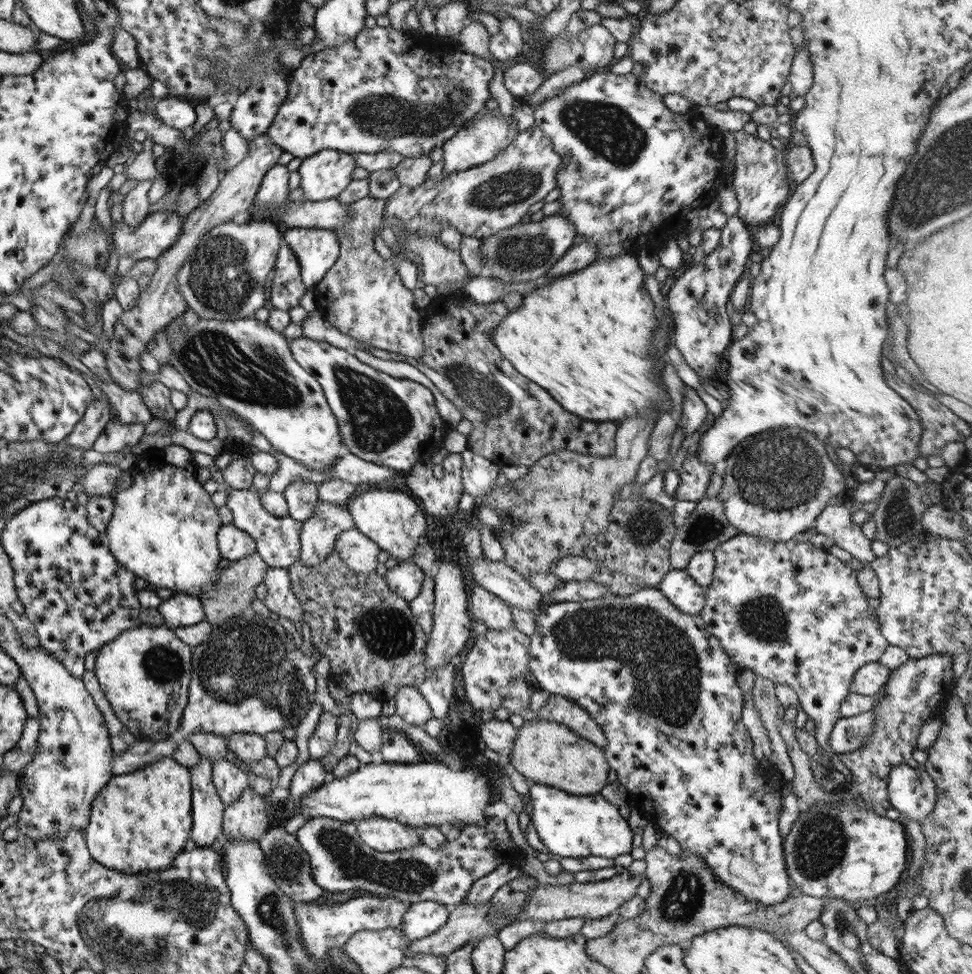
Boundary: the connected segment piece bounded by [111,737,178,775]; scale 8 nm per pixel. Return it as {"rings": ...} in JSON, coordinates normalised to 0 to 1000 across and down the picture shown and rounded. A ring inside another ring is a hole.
{"rings":[[[177,757],[173,760],[152,762],[139,761],[124,774],[117,774],[114,779],[114,793],[116,796],[137,793],[150,784],[155,784],[169,776],[176,776],[178,769],[183,765],[183,759]]]}

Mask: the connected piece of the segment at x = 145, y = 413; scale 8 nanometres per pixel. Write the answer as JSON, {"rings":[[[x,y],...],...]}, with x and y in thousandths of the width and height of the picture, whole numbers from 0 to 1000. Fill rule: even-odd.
{"rings":[[[114,391],[104,394],[104,400],[111,409],[113,421],[119,425],[119,430],[116,431],[124,435],[147,434],[149,436],[157,429],[142,402],[127,400]]]}

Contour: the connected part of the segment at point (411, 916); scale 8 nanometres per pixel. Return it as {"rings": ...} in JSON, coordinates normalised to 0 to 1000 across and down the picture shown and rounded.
{"rings":[[[445,925],[422,928],[414,940],[412,955],[421,968],[437,963],[458,949],[461,935],[462,930]]]}

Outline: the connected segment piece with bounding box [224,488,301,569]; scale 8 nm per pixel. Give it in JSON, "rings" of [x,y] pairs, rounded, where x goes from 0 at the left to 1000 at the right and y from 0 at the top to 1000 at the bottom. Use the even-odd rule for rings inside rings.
{"rings":[[[231,502],[234,506],[231,520],[238,526],[240,531],[239,538],[242,542],[250,544],[256,552],[260,553],[263,561],[263,567],[269,575],[279,583],[294,584],[307,575],[308,571],[308,546],[310,546],[310,537],[293,531],[283,531],[273,525],[266,514],[267,508],[264,505],[257,505],[255,502]]]}

